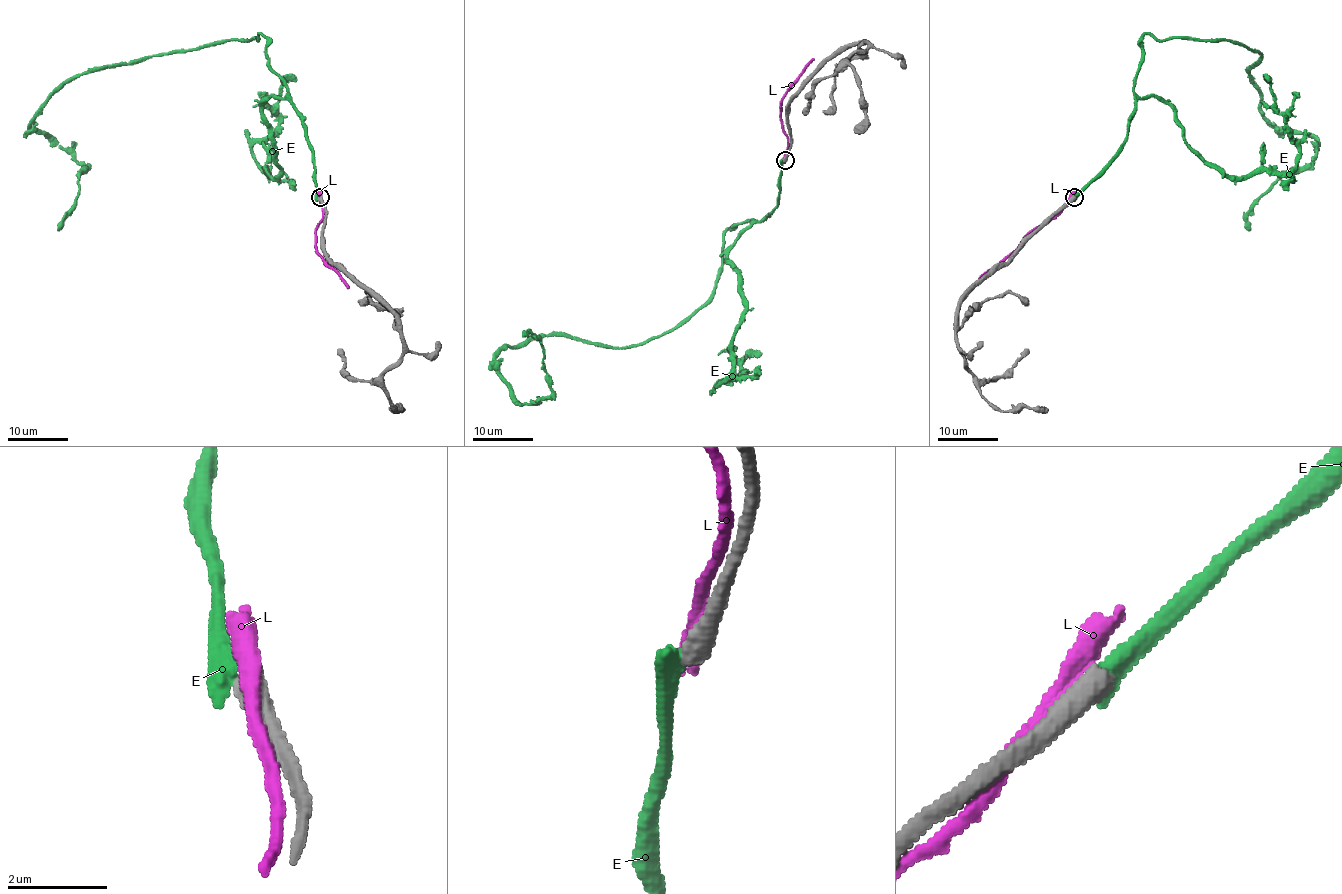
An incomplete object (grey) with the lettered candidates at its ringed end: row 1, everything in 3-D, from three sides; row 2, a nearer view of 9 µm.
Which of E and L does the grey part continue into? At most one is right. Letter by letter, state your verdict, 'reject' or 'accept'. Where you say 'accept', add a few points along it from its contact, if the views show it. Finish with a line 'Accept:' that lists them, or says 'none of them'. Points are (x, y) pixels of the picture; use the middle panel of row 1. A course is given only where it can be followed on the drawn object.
E: reject
L: reject
Accept: none of them

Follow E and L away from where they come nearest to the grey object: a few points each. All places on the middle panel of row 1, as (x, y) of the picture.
E: (783, 160), (683, 319), (505, 346), (523, 405), (551, 393), (523, 336)
L: (786, 154), (787, 141), (781, 121), (781, 99), (813, 58)

